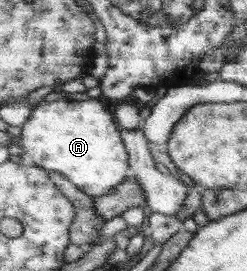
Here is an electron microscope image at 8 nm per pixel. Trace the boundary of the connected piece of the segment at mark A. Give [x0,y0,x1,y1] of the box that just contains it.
[16,98,128,197]

